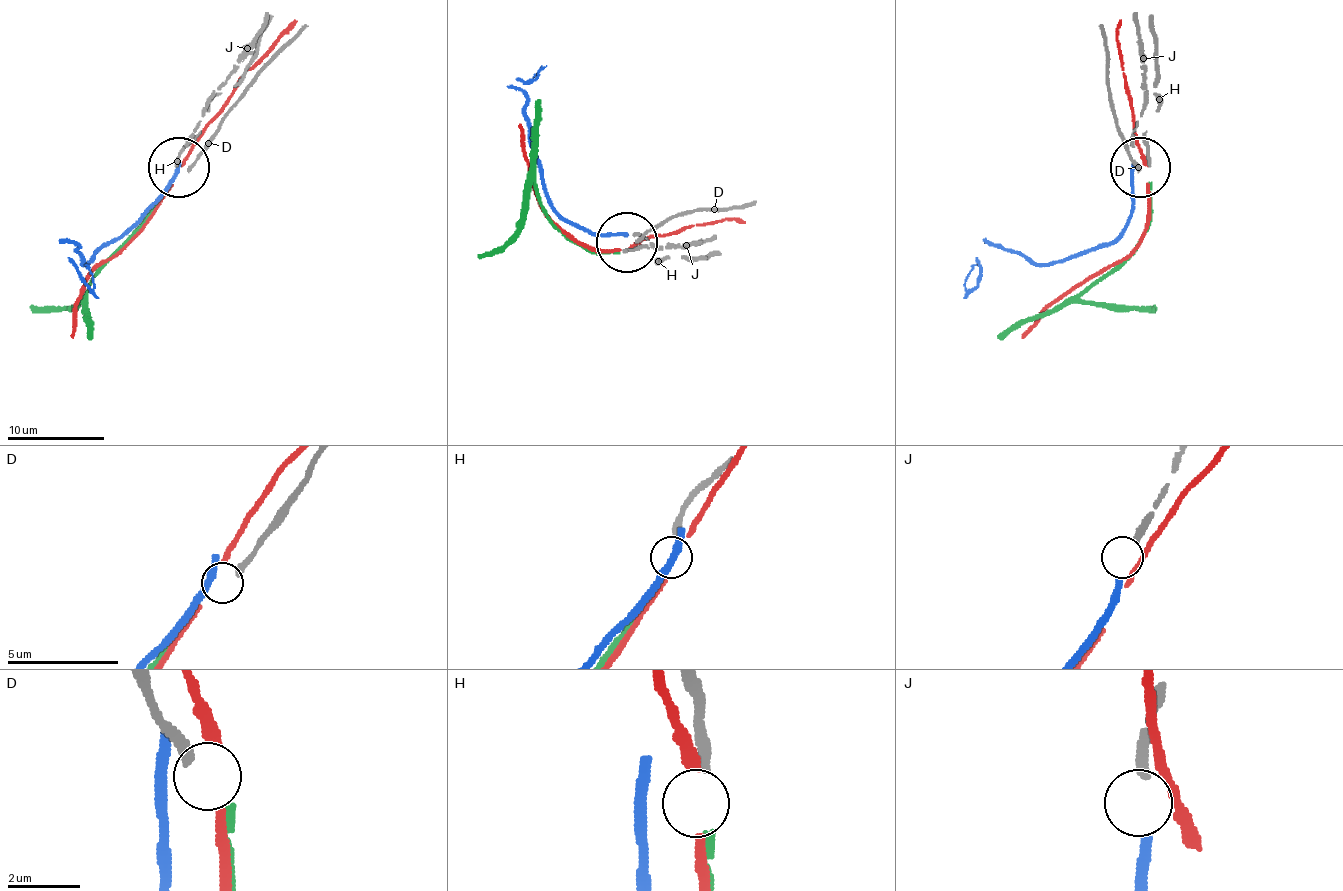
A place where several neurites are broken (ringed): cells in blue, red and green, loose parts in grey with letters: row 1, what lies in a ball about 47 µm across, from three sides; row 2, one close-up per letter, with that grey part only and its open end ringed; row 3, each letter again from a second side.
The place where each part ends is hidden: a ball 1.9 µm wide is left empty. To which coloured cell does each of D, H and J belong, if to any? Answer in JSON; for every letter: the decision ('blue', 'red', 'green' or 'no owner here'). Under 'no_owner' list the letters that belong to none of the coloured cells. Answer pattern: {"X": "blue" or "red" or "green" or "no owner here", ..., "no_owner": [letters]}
{"D": "no owner here", "H": "green", "J": "blue", "no_owner": ["D"]}

